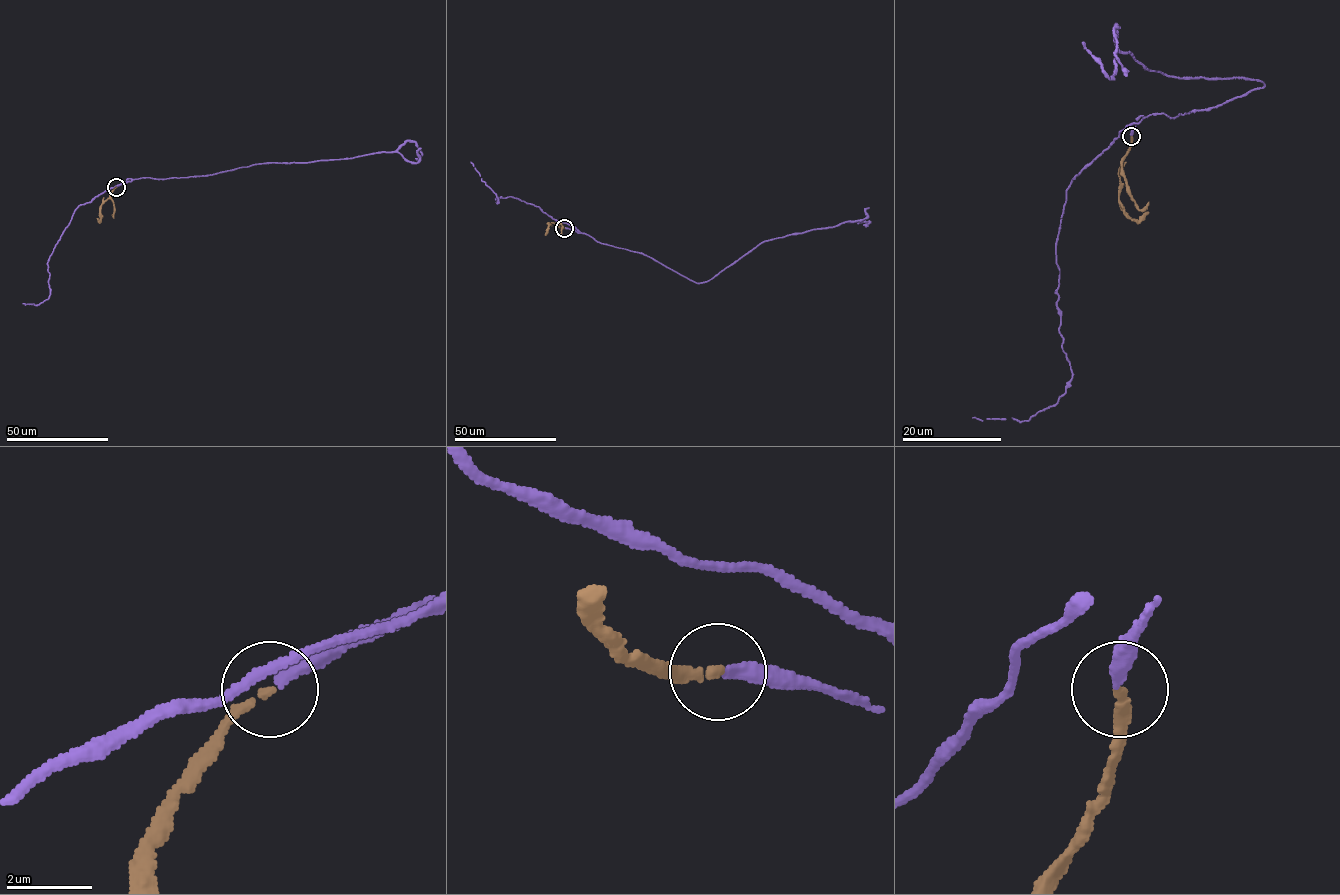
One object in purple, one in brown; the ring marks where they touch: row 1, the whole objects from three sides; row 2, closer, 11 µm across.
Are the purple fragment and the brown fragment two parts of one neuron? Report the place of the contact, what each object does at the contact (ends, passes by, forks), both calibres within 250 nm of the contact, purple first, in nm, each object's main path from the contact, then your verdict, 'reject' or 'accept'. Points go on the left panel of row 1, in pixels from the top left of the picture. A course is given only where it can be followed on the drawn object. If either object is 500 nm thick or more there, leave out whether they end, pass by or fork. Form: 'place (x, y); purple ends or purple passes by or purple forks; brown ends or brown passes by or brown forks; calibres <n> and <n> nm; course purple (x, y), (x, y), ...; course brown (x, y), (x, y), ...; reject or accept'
place (116, 187); purple ends; brown ends; calibres 340 and 200 nm; course purple (116, 187), (142, 177), (195, 176), (264, 163), (394, 152), (408, 140), (421, 153), (418, 161); course brown (116, 187), (101, 205), (100, 220), (97, 218); accept

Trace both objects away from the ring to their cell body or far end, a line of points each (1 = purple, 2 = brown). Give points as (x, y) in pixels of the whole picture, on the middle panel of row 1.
1: (564, 228), (574, 226), (598, 242), (643, 253), (699, 283), (764, 241), (845, 222), (870, 222), (866, 226)
2: (564, 228), (548, 223), (545, 235)

